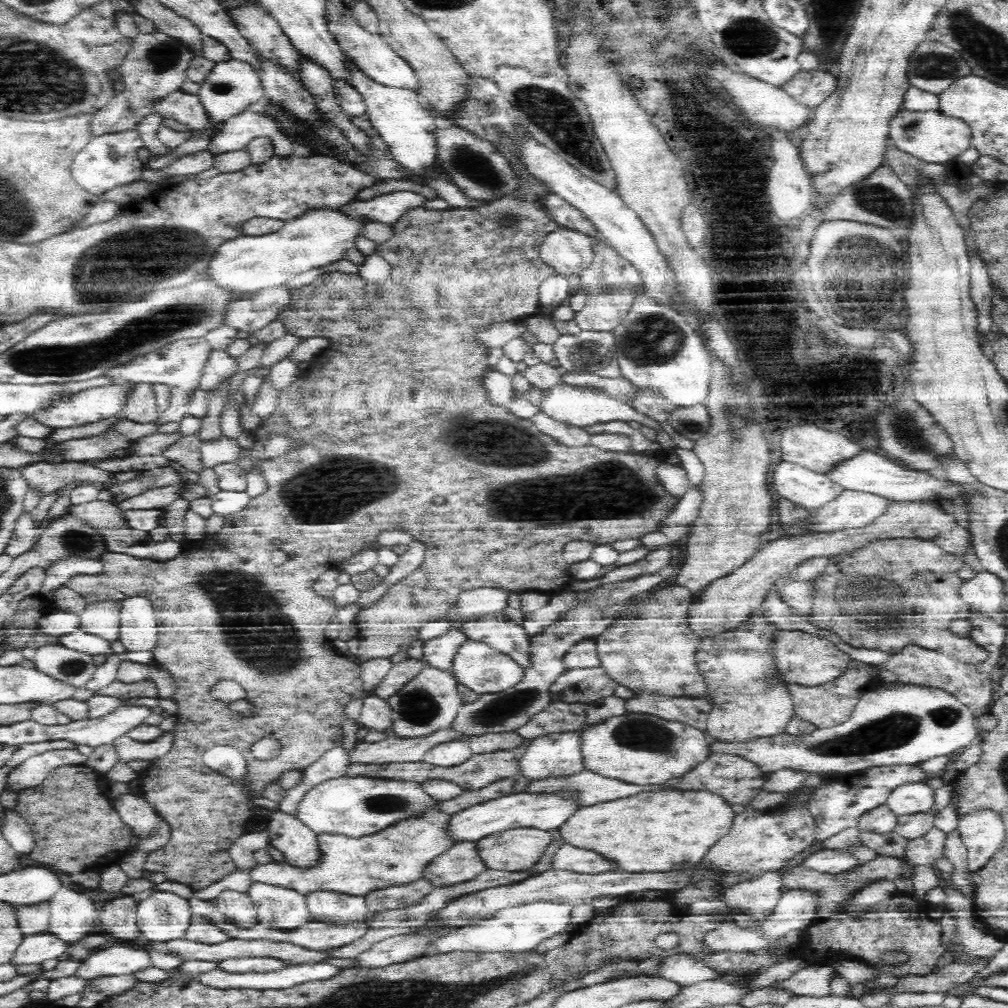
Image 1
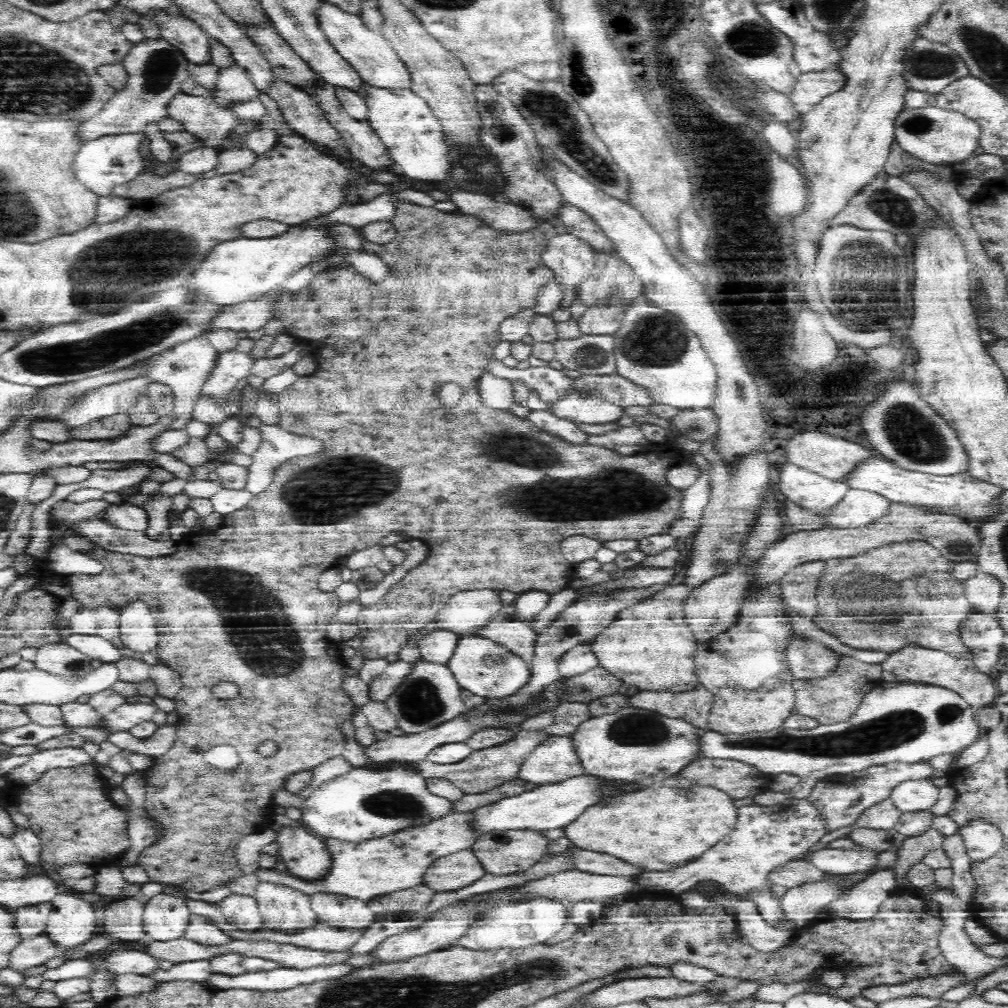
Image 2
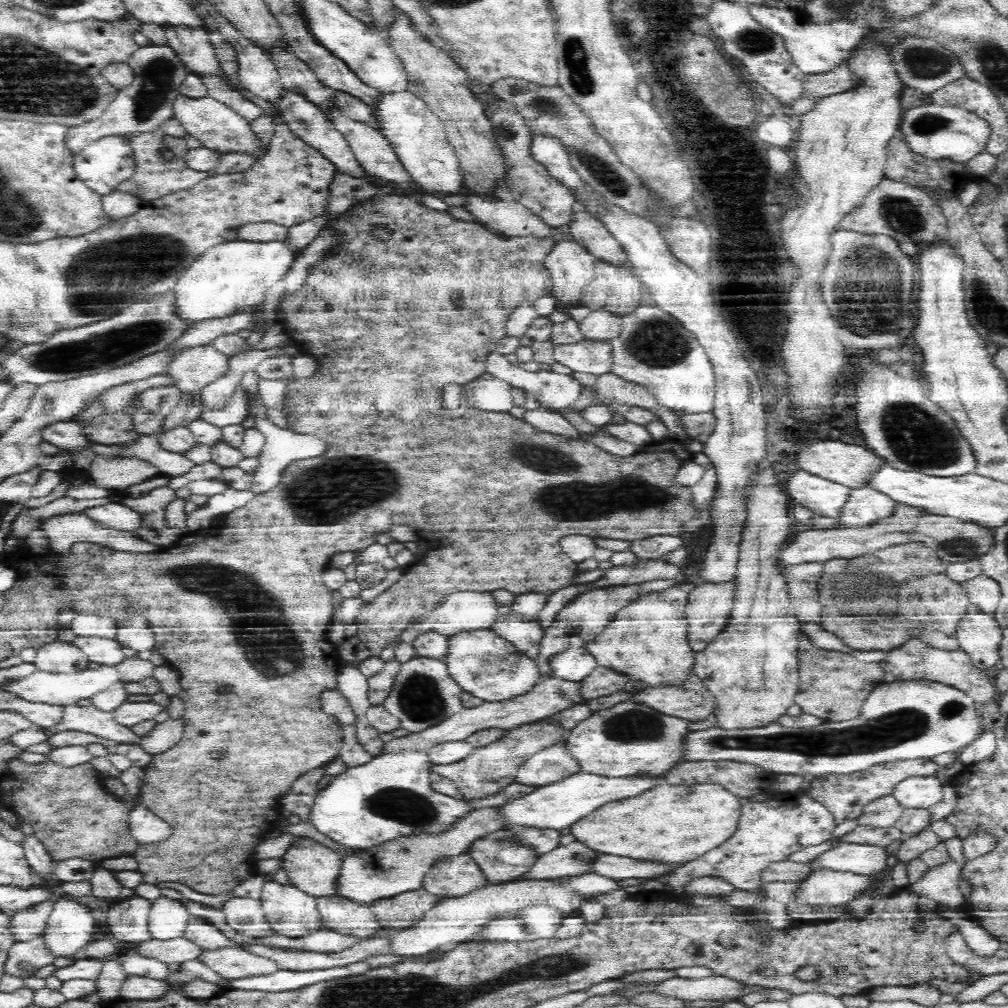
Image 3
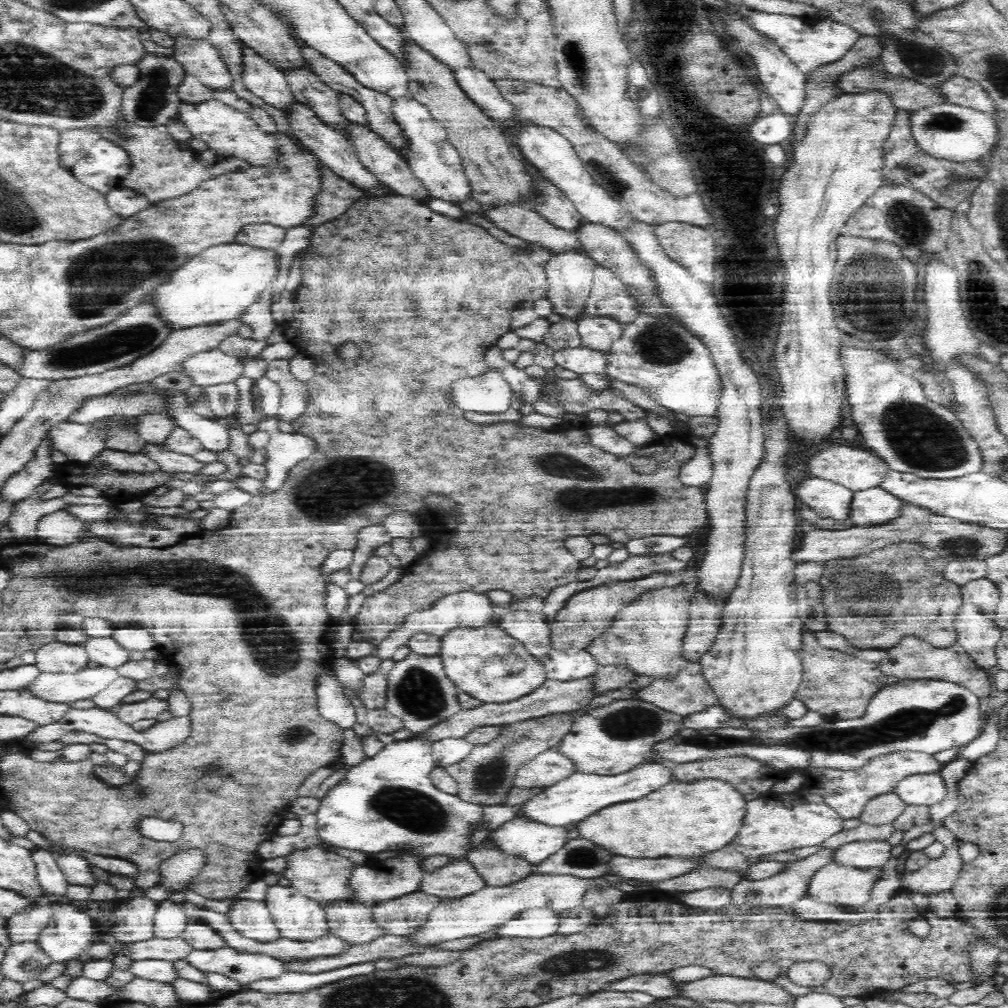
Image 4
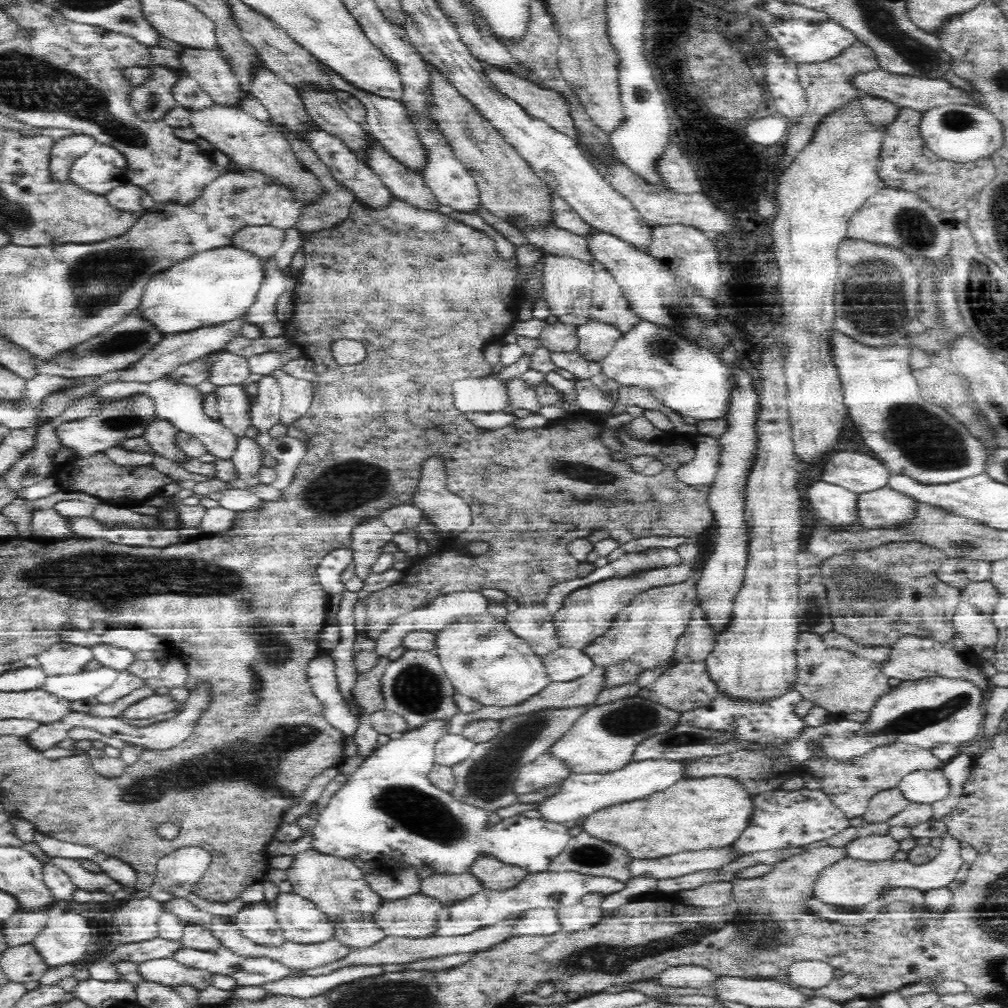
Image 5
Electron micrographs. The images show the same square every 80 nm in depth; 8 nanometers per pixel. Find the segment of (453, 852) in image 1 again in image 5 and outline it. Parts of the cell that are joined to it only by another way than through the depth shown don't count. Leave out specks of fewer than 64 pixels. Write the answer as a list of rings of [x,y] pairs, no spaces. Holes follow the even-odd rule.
[[[472,873],[459,875],[430,875],[420,879],[420,893],[436,900],[443,908],[480,894],[483,887]]]

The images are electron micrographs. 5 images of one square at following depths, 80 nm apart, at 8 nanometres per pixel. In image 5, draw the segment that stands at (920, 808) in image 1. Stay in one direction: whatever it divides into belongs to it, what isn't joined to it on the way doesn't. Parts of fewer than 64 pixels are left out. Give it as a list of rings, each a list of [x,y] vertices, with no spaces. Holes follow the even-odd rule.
[[[943,768],[921,769],[906,774],[897,788],[911,802],[934,803],[950,794],[952,785]]]

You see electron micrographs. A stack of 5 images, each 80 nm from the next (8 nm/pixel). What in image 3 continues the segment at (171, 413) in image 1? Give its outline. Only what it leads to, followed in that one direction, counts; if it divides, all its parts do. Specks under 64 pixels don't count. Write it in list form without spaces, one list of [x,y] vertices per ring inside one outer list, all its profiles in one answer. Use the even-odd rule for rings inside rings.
[[[213,346],[192,348],[172,361],[167,373],[177,380],[182,392],[198,394],[207,384],[231,373],[230,357]]]

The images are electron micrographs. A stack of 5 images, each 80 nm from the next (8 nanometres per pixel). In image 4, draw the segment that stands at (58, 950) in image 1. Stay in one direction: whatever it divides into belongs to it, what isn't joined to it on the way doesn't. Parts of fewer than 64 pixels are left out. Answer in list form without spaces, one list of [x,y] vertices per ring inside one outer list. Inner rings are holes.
[[[36,941],[11,944],[3,957],[1,973],[6,979],[21,983],[38,979],[52,965]]]

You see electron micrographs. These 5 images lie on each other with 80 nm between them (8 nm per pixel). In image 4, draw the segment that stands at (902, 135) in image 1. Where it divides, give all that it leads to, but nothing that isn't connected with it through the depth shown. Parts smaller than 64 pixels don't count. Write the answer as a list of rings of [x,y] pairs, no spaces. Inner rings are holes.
[[[952,102],[914,112],[911,122],[915,139],[926,152],[938,159],[973,161],[988,156],[999,141],[997,122],[987,112]]]

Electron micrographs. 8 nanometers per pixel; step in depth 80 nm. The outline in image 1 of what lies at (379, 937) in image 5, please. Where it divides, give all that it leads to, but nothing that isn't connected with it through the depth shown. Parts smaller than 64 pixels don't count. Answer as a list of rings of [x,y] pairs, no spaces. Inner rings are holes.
[[[317,891],[307,895],[307,902],[313,920],[330,926],[367,924],[373,916],[365,898],[360,896]]]

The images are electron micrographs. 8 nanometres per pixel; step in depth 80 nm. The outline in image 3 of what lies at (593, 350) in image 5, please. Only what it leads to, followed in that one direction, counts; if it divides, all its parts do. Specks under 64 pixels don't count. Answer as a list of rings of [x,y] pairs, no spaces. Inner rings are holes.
[[[591,312],[579,323],[580,332],[587,342],[611,344],[623,329],[622,319],[608,312]]]

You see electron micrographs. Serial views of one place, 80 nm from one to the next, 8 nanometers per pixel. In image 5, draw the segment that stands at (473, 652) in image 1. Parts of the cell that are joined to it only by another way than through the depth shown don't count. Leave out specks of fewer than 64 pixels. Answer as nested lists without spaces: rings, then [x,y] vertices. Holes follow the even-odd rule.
[[[482,614],[460,616],[437,631],[435,654],[456,691],[469,696],[484,707],[513,707],[540,694],[552,683],[543,657],[507,625],[506,616]]]

